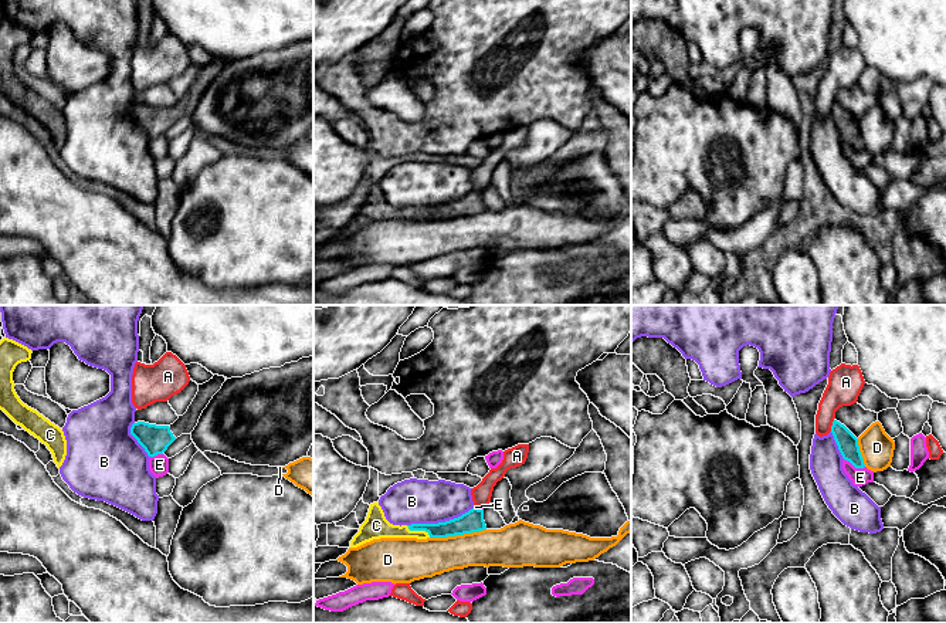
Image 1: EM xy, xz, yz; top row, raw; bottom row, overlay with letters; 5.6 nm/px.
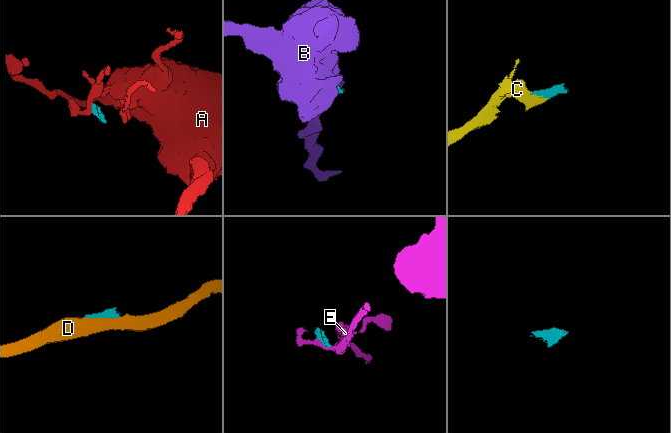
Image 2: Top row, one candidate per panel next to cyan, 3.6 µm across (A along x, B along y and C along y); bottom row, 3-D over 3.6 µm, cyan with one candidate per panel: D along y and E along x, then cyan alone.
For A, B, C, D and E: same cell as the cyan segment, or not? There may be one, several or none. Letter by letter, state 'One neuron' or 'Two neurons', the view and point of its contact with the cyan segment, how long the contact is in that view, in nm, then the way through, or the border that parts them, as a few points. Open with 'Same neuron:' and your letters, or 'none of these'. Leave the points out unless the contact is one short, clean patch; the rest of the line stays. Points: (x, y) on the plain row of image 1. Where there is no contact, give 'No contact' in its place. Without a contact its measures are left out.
Same neuron: C
A: Two neurons. Touches cyan at yz (831, 108). Shared border 70 nm. Boundary: yz (834, 102), (830, 112)
B: Two neurons. Touches cyan at xz (440, 205). Shared border 400 nm
C: One neuron. Touches cyan at xz (419, 212). Shared border 160 nm. Path across: xz (460, 207), (444, 212), (419, 212), (389, 213), (376, 207)
D: Two neurons. Touches cyan at xz (457, 216). Shared border 320 nm
E: Two neurons. Touches cyan at yz (854, 148). Shared border 130 nm. Boundary: yz (844, 141), (855, 149), (864, 149)

